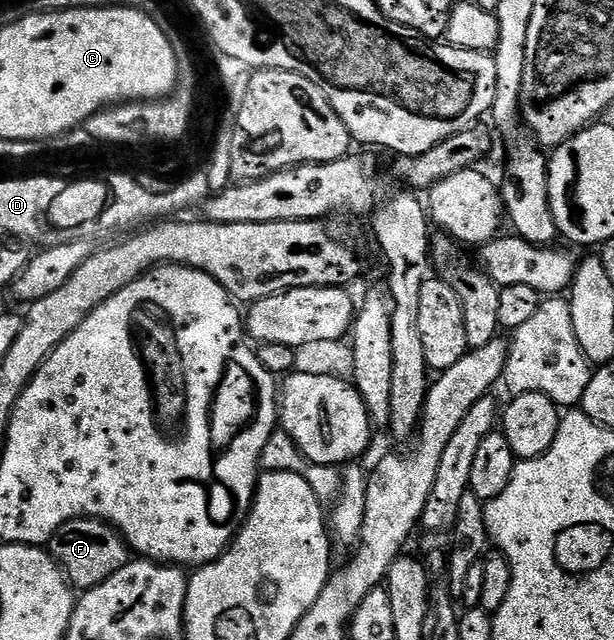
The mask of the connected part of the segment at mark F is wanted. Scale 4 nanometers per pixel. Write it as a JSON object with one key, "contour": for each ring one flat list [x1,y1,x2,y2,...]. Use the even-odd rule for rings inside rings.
{"contour":[[77,517,64,523,50,537,48,551,70,580,71,586,78,591,85,591,104,583,104,579,116,575,116,571,125,567,126,562,132,557,121,533,105,521,98,521,94,517]]}

